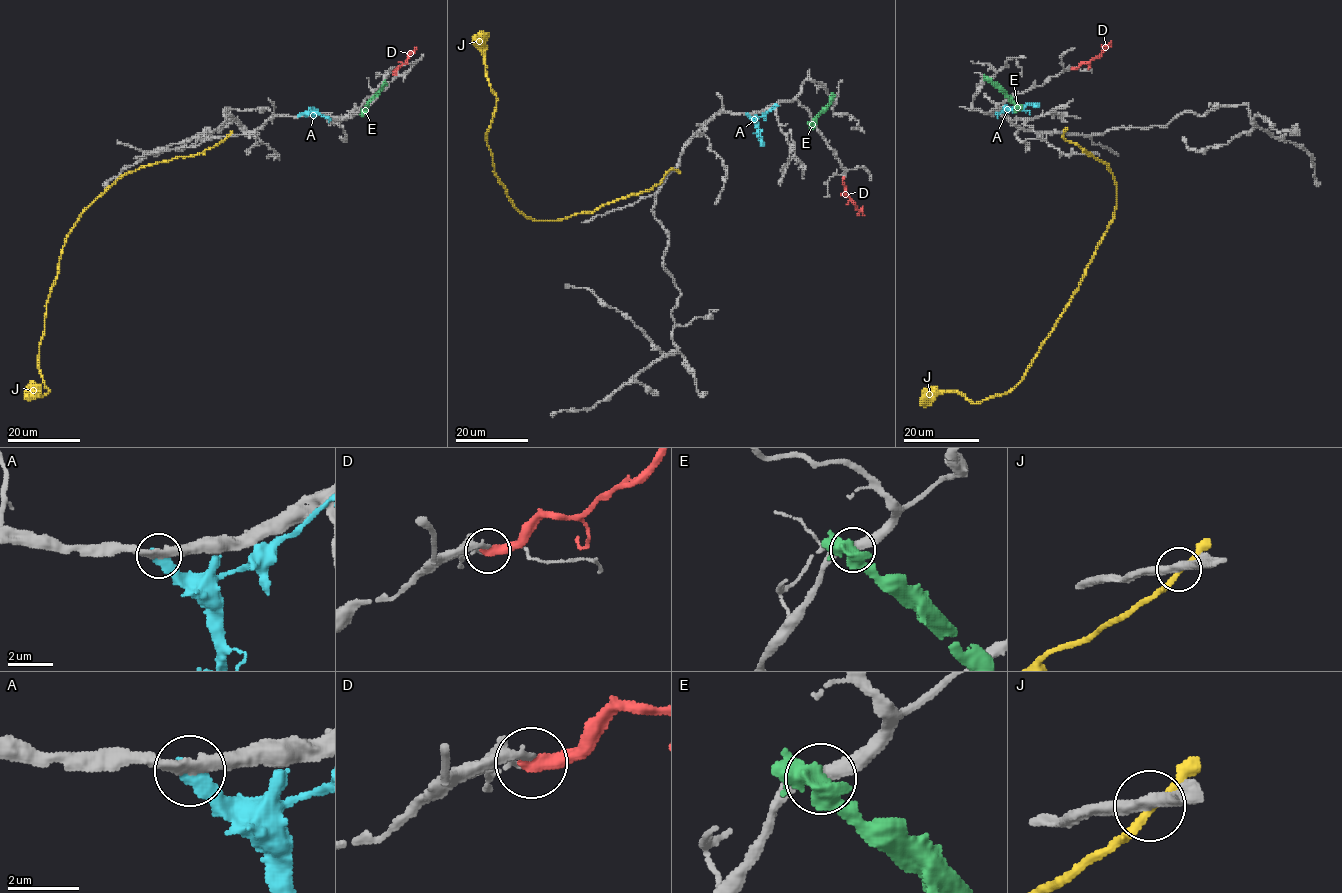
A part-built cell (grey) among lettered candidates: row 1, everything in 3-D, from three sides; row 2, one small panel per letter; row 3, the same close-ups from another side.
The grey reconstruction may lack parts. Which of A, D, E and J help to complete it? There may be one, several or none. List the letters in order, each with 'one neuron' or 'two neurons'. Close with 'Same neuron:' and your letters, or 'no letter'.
A: two neurons
D: one neuron
E: two neurons
J: two neurons
Same neuron: D

